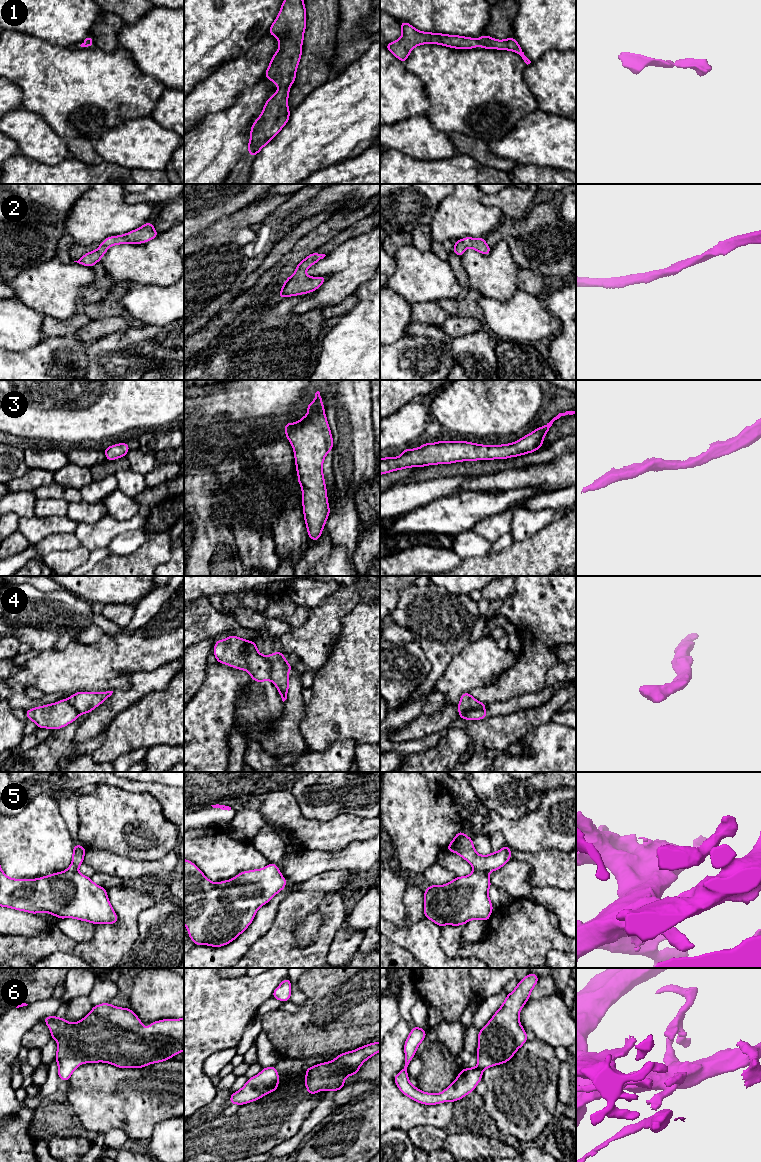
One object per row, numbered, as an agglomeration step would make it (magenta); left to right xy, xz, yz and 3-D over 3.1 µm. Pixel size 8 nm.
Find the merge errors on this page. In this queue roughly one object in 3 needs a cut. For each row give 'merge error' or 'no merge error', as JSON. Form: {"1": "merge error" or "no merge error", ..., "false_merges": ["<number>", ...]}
{"1": "no merge error", "2": "no merge error", "3": "no merge error", "4": "merge error", "5": "no merge error", "6": "no merge error", "false_merges": ["4"]}

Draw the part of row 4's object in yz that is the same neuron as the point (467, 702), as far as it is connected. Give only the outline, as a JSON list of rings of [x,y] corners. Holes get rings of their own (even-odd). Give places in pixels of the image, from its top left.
[[[465,692],[460,697],[460,702],[457,705],[459,715],[465,712],[466,710],[471,709],[485,709],[486,703],[477,701],[474,697],[471,696],[469,692]]]

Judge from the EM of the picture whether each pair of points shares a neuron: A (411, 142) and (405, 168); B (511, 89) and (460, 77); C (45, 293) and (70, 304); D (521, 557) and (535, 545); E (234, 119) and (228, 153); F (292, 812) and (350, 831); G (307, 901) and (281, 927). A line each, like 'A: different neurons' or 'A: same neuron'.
A: different neurons
B: same neuron
C: same neuron
D: same neuron
E: same neuron
F: same neuron
G: same neuron

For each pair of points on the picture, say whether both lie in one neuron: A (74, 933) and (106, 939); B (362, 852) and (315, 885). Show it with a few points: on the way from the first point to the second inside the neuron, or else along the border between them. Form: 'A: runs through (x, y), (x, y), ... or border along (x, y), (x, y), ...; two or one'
A: border along (95, 925), (90, 940), (77, 942), (69, 936); two
B: border along (352, 870), (325, 870), (314, 876); two

